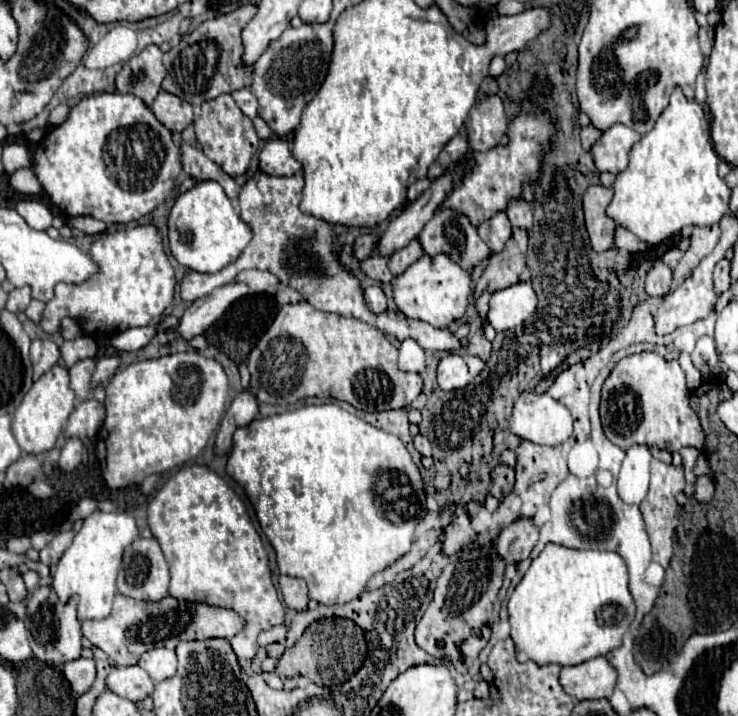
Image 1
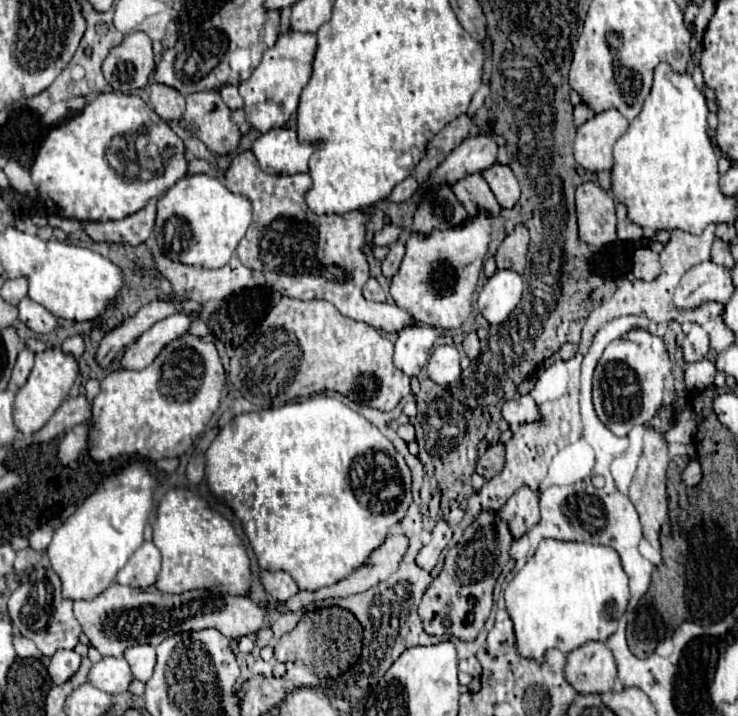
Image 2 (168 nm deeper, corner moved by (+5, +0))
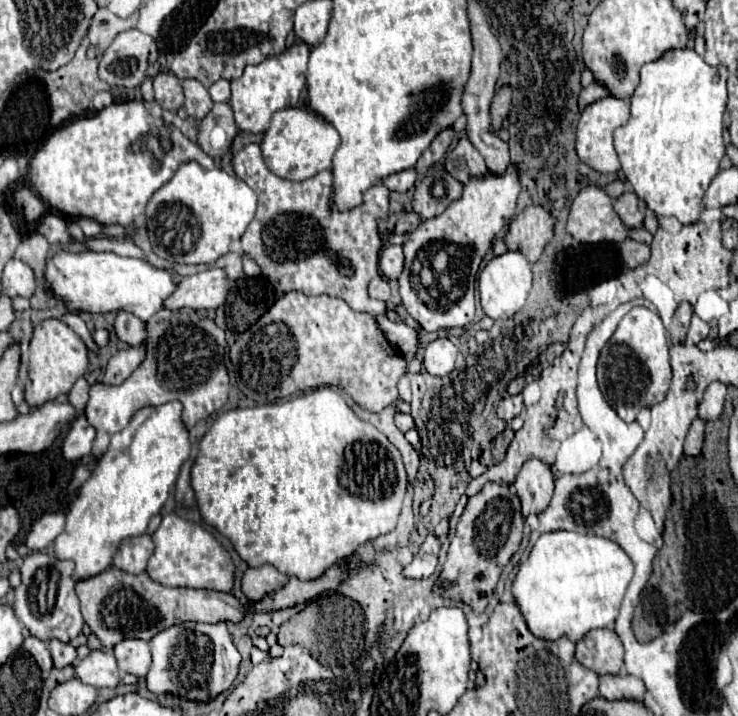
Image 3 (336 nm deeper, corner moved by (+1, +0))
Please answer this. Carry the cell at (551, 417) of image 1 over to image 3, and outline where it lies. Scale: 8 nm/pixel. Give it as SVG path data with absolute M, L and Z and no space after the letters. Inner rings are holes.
M508 395L504 397L500 403L498 403L498 417L504 419L504 421L510 421L514 419L516 415L520 415L524 409L524 403L522 403L522 395Z

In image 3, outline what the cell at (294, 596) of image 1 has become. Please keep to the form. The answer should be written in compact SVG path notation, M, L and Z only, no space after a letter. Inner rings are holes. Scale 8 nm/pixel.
M262 565L262 567L248 567L242 575L242 593L250 603L258 603L262 597L276 593L288 583L288 575L278 573L272 565Z

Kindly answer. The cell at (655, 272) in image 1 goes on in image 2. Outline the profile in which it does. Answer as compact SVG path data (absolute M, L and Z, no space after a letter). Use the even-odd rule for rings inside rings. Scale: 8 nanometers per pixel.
M638 249L634 253L634 267L632 273L636 279L654 281L660 275L660 257L652 249Z

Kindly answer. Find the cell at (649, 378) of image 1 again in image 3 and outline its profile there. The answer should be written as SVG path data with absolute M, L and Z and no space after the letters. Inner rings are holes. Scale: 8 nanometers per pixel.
M646 307L630 309L618 323L618 329L604 345L598 359L598 385L606 401L626 423L632 423L642 407L650 407L666 397L670 381L672 369L666 327L662 325L658 313Z

